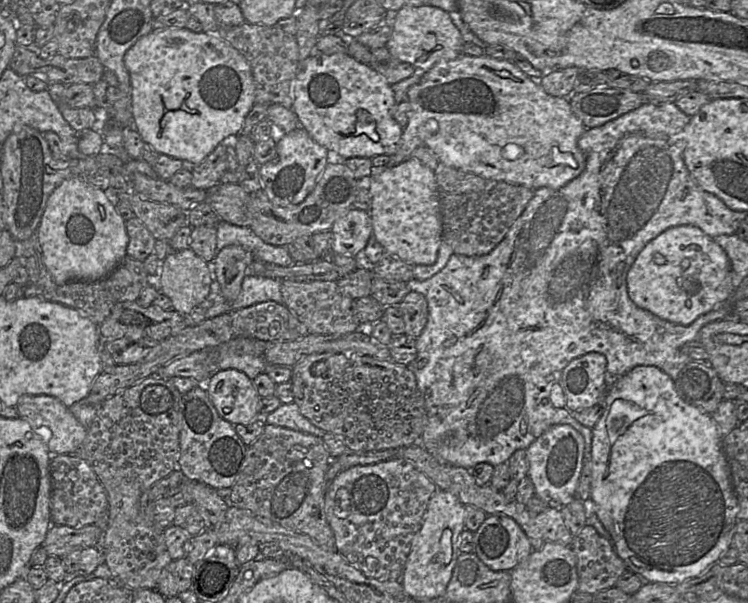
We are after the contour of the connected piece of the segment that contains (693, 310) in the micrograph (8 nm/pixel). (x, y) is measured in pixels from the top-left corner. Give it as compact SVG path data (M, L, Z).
M684 224L668 228L641 250L627 275L627 290L632 302L662 320L690 325L698 317L714 310L732 298L730 261L721 246L694 225Z

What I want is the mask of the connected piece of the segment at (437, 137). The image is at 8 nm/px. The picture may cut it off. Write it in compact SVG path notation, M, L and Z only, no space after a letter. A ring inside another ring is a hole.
M461 54L453 60L442 60L435 64L428 71L424 72L421 80L409 88L407 92L407 101L410 103L408 122L403 128L400 146L394 155L389 156L390 159L386 167L395 166L409 159L413 150L420 146L426 146L431 149L438 157L439 161L446 166L457 168L464 172L473 173L485 179L500 180L519 184L533 191L542 187L548 187L552 189L561 188L580 175L584 170L586 163L585 154L577 144L579 137L585 131L586 127L572 111L568 98L569 97L556 97L547 94L539 82L526 75L517 66L515 66L513 62L508 60L498 60L484 54L480 57ZM552 147L557 147L560 152L570 155L572 158L576 157L578 165L576 167L571 167L553 164L550 158L550 149Z

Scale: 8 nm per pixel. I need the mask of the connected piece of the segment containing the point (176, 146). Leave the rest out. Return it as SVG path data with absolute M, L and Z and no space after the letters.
M164 28L152 30L140 37L126 52L123 58L131 83L132 116L136 130L145 143L150 144L159 154L182 161L199 164L218 144L228 136L236 136L242 128L245 117L255 104L255 82L251 67L246 58L231 44L205 31L196 33L187 28Z

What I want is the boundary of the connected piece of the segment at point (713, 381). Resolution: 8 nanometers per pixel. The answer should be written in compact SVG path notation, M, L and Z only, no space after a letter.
M691 361L675 380L680 397L712 416L724 400L724 384L708 362Z

